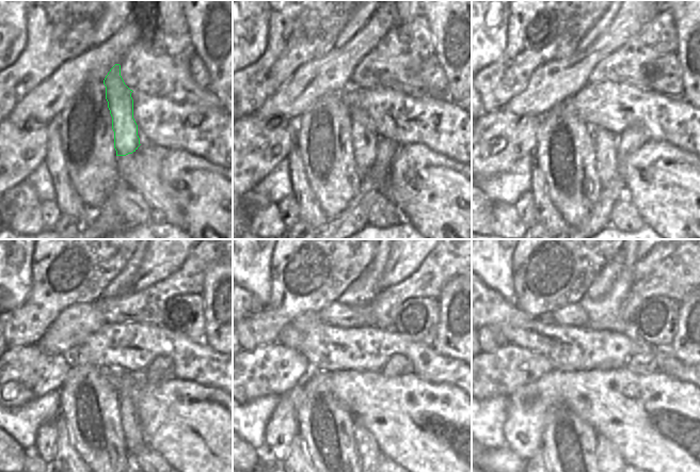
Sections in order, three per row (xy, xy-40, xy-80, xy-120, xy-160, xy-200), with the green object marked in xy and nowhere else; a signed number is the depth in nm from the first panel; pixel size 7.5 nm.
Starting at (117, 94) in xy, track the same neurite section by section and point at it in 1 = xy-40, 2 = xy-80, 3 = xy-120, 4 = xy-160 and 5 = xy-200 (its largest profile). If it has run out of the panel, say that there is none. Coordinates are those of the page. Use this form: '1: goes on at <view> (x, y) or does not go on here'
1: goes on at xy-40 (365, 139)
2: goes on at xy-80 (605, 142)
3: goes on at xy-120 (133, 437)
4: goes on at xy-160 (370, 456)
5: goes on at xy-200 (607, 456)

